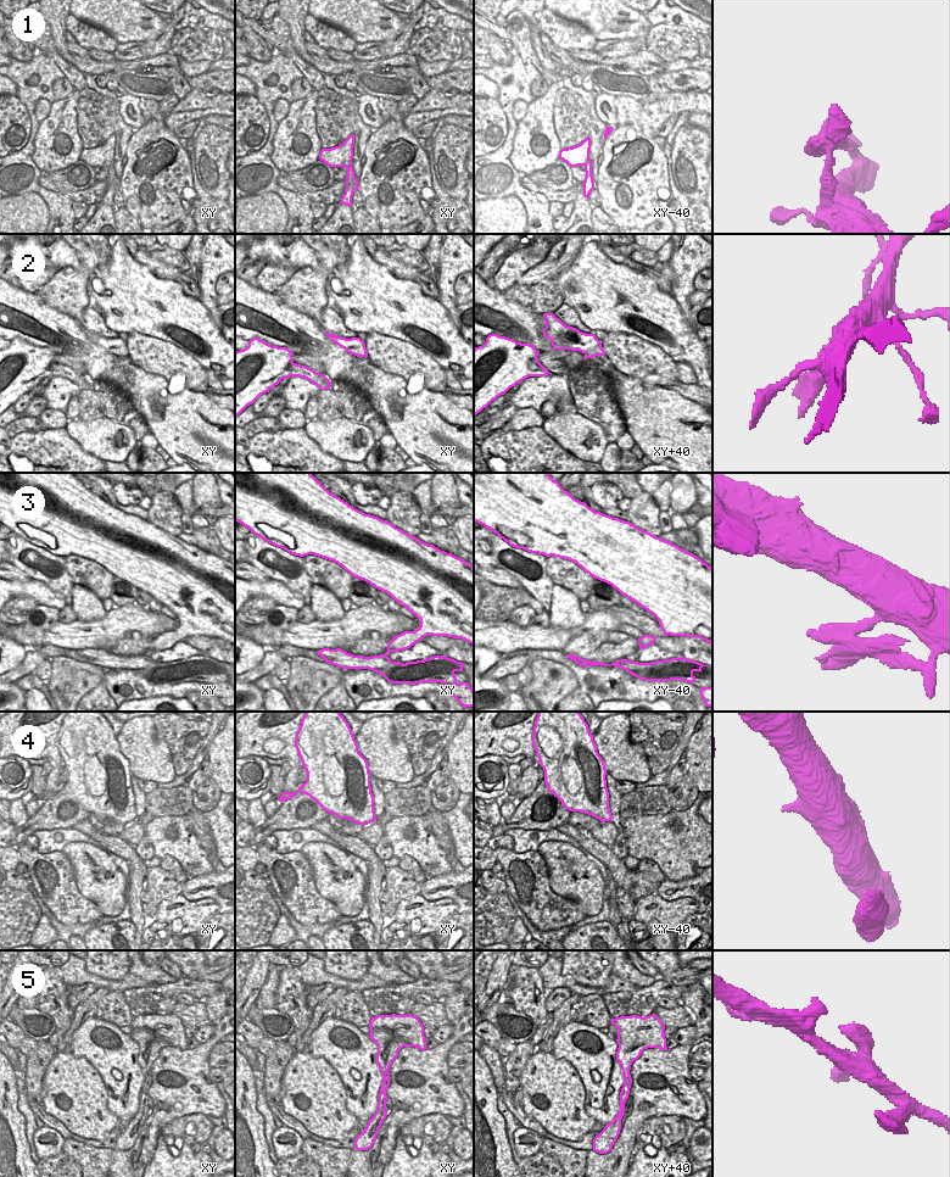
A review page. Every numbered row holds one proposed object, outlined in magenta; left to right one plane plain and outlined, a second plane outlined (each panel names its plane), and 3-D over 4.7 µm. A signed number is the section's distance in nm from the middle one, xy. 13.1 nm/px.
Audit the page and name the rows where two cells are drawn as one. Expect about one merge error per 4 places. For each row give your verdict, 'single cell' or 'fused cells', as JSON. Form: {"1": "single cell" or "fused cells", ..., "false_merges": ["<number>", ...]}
{"1": "single cell", "2": "single cell", "3": "fused cells", "4": "single cell", "5": "single cell", "false_merges": ["3"]}

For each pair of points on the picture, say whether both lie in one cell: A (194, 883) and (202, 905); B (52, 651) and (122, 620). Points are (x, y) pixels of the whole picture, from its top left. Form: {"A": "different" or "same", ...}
{"A": "different", "B": "different"}

